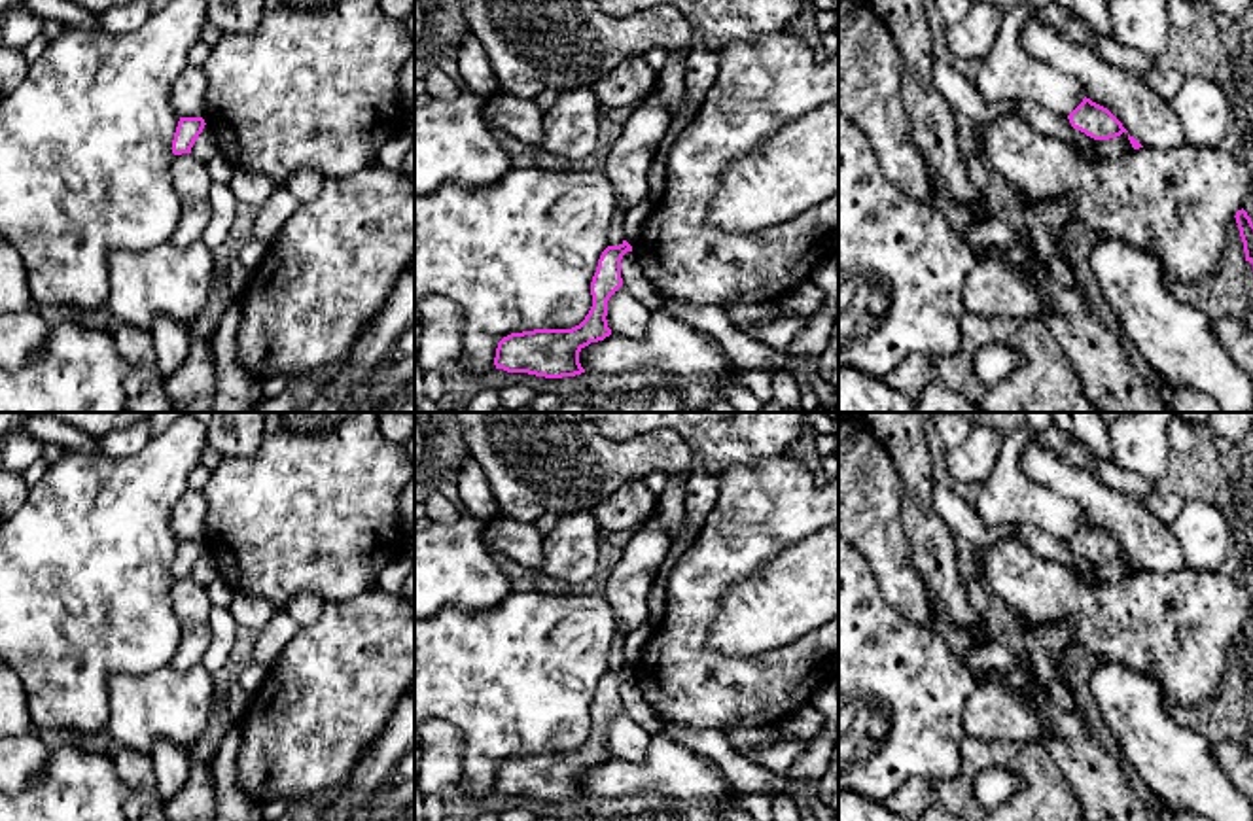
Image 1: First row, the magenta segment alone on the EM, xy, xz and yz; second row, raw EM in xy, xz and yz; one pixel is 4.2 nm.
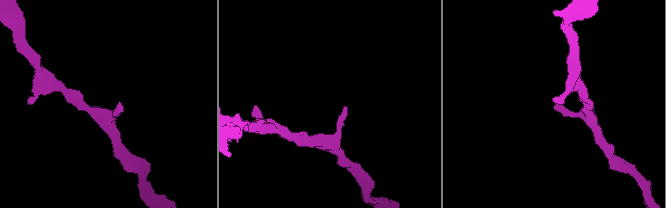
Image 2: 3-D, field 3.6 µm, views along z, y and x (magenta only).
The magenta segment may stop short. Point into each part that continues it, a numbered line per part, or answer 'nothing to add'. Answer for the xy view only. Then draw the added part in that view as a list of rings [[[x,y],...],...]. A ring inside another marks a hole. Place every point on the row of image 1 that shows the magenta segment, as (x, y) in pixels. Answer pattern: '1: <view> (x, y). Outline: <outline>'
nothing to add

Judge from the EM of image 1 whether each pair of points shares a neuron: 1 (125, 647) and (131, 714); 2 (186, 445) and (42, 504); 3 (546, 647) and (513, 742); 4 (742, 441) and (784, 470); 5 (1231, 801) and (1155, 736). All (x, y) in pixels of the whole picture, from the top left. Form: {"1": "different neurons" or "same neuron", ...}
{"1": "different neurons", "2": "same neuron", "3": "same neuron", "4": "different neurons", "5": "same neuron"}

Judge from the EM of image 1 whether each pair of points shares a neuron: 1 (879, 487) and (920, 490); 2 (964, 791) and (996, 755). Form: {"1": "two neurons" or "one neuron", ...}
{"1": "two neurons", "2": "one neuron"}

